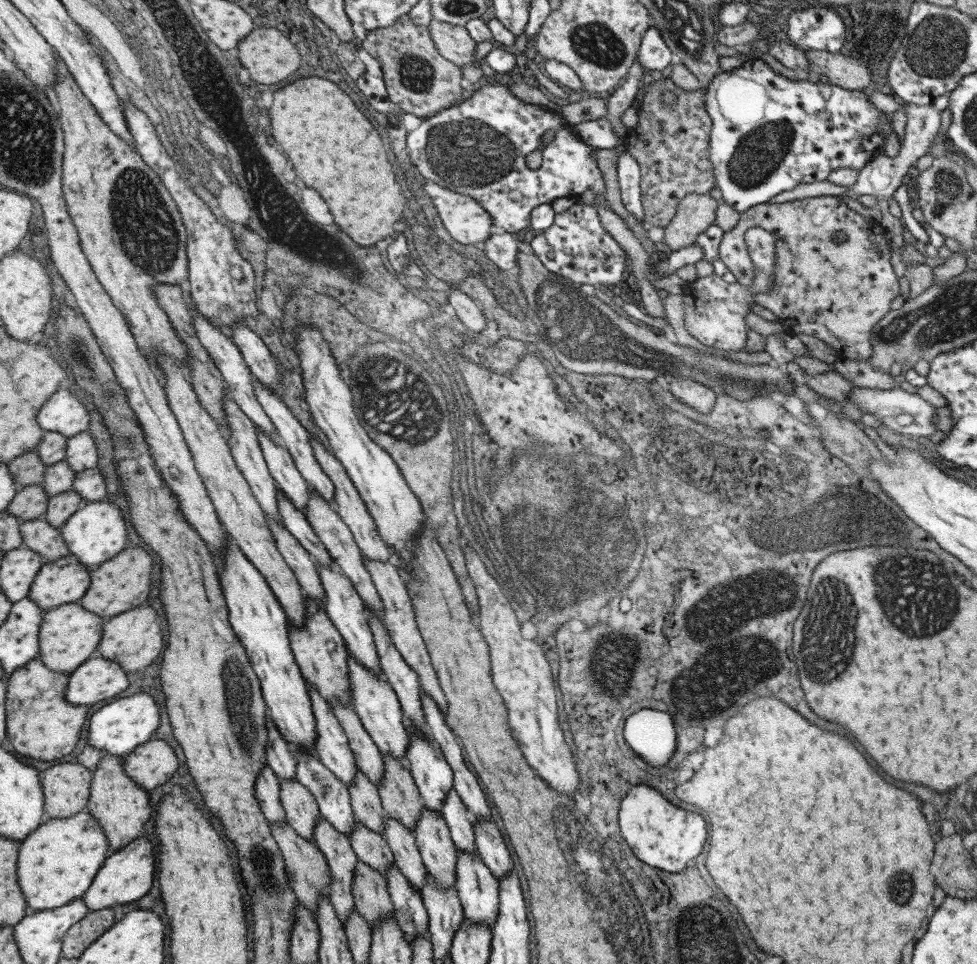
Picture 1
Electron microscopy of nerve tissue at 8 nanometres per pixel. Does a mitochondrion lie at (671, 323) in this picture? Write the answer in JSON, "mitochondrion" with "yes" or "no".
{"mitochondrion":"no"}

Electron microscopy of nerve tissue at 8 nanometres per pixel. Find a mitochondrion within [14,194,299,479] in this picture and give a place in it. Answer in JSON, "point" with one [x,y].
{"point":[79,350]}

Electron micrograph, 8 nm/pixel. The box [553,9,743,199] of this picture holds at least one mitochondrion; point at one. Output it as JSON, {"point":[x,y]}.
{"point":[594,42]}

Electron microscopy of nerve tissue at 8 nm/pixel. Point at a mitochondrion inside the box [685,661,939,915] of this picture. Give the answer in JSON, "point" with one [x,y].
{"point":[903,884]}

